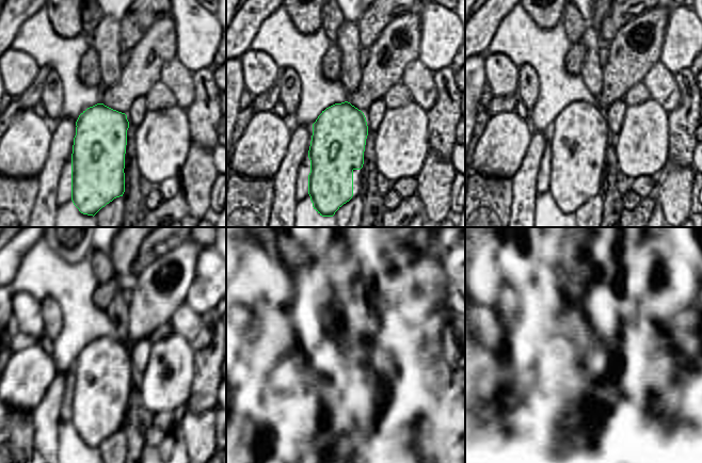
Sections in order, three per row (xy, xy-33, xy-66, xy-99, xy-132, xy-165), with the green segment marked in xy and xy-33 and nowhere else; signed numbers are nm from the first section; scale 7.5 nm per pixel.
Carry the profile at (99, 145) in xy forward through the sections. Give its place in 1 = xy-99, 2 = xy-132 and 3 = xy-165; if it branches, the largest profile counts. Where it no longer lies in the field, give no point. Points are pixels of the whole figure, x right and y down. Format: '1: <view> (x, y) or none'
1: xy-99 (104, 376)
2: xy-132 (357, 363)
3: xy-165 (601, 360)

